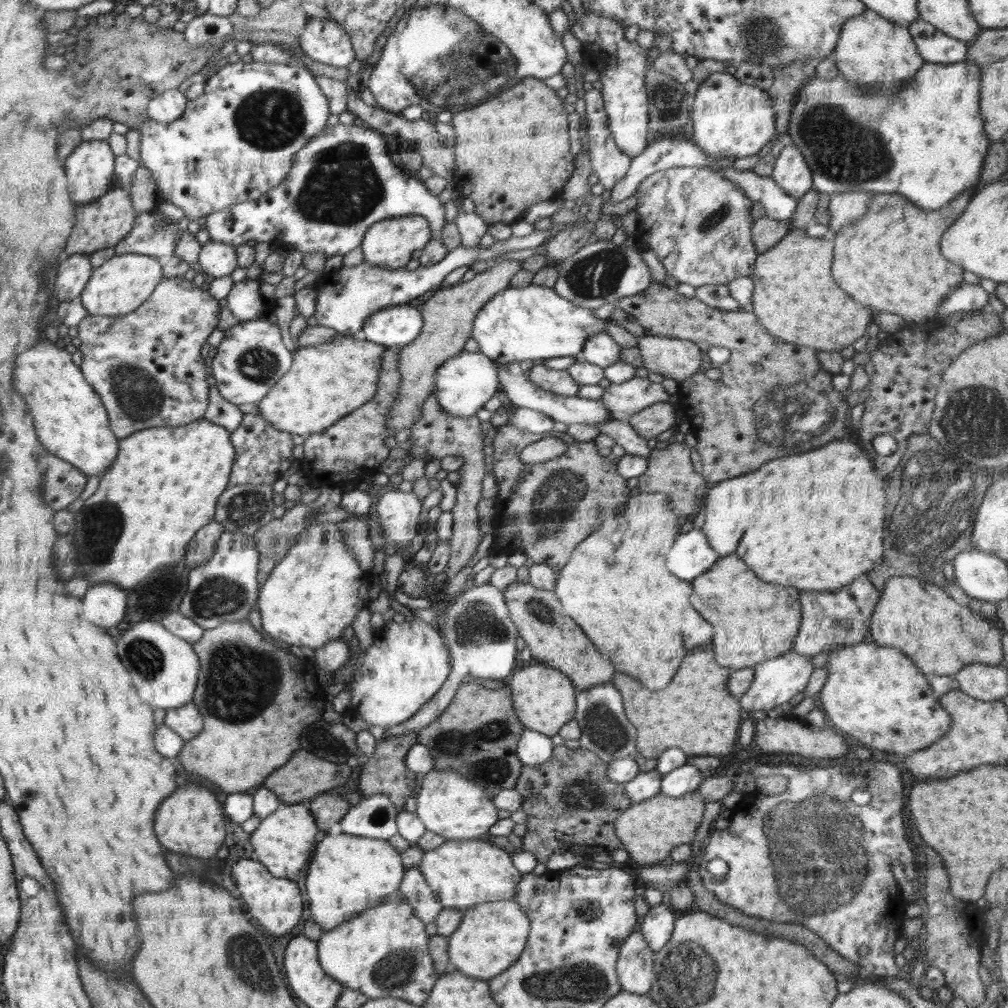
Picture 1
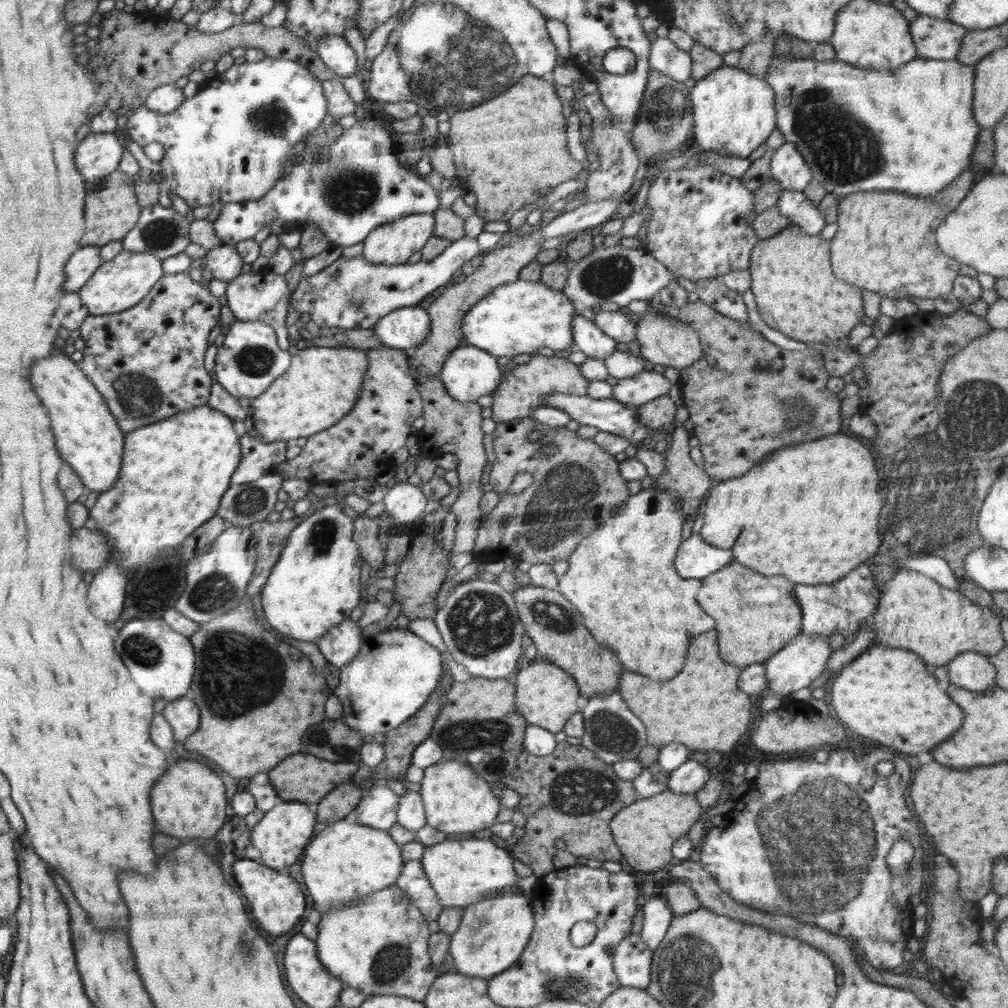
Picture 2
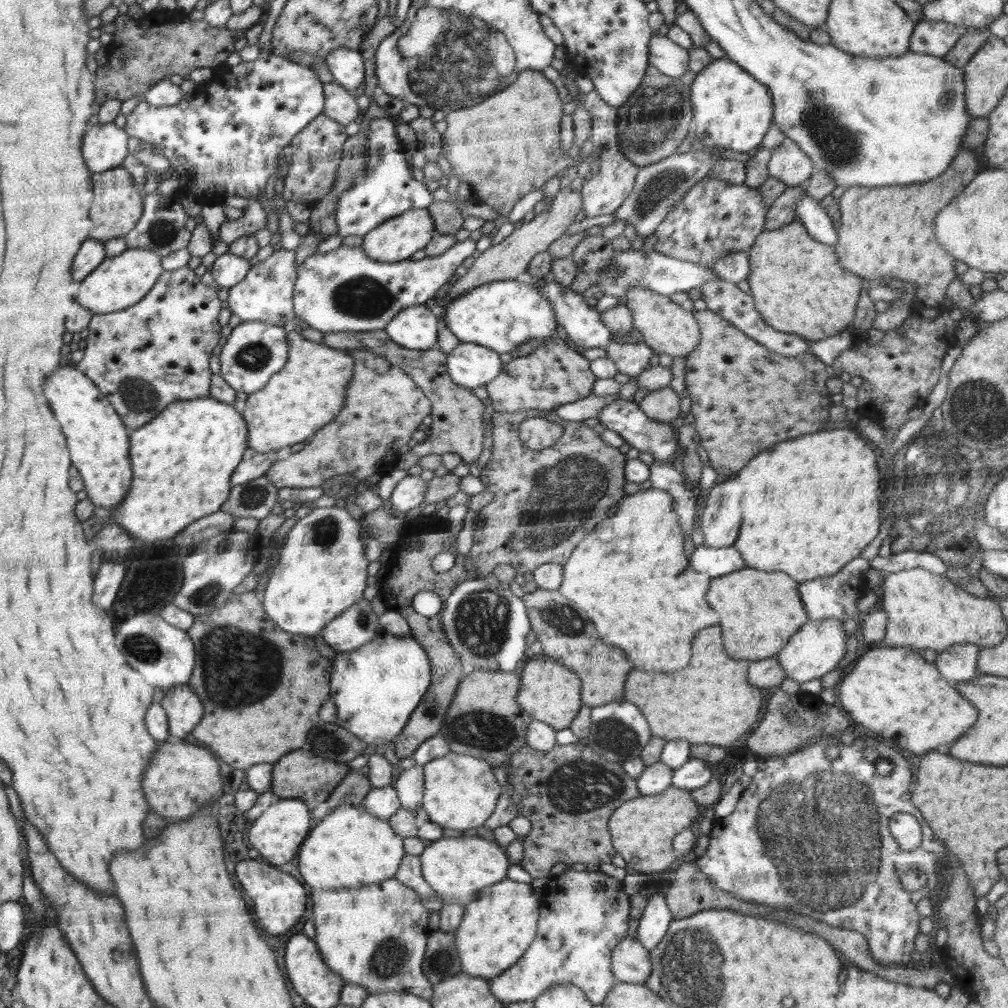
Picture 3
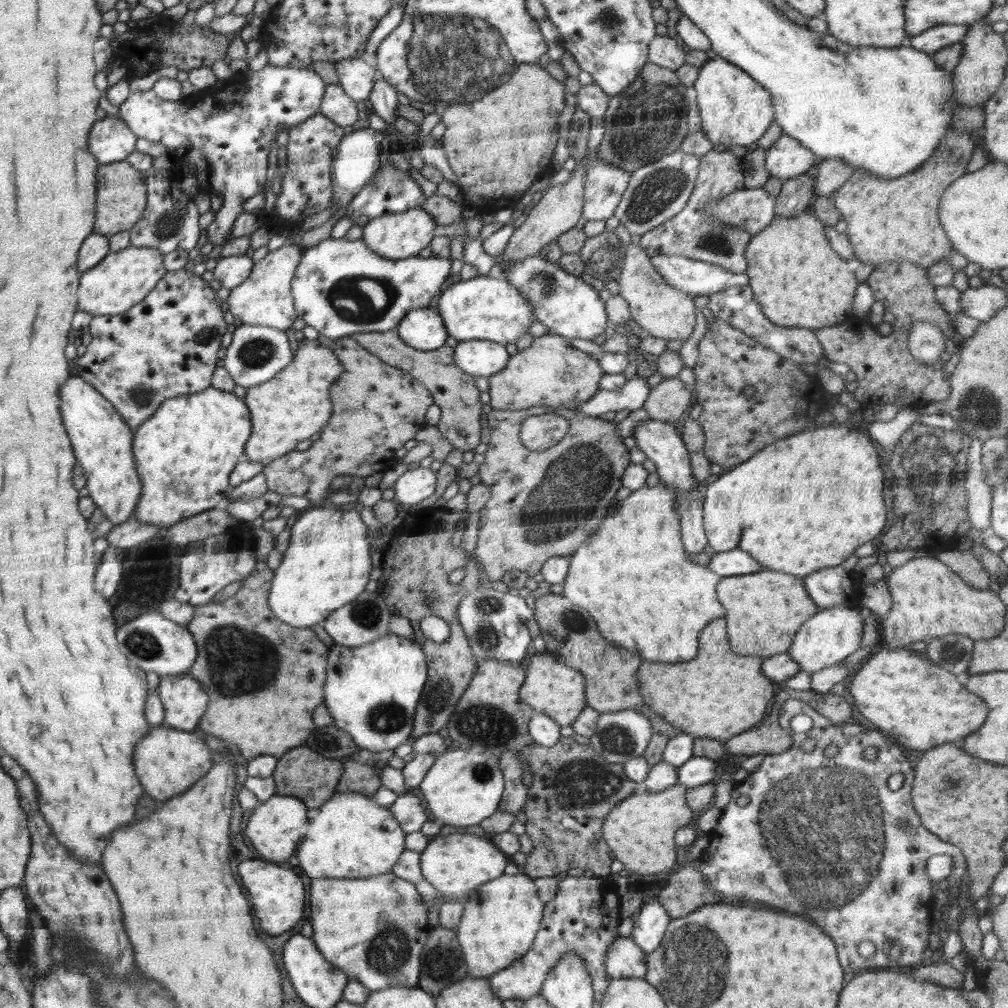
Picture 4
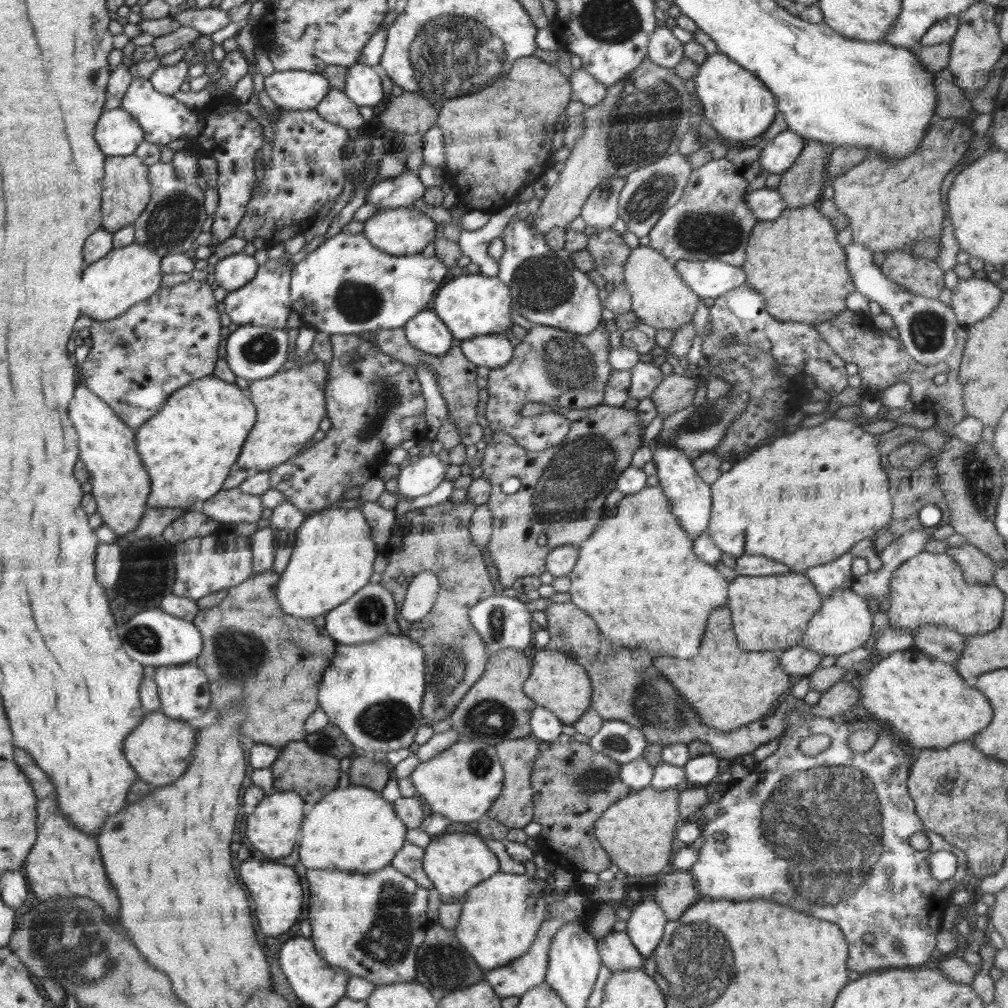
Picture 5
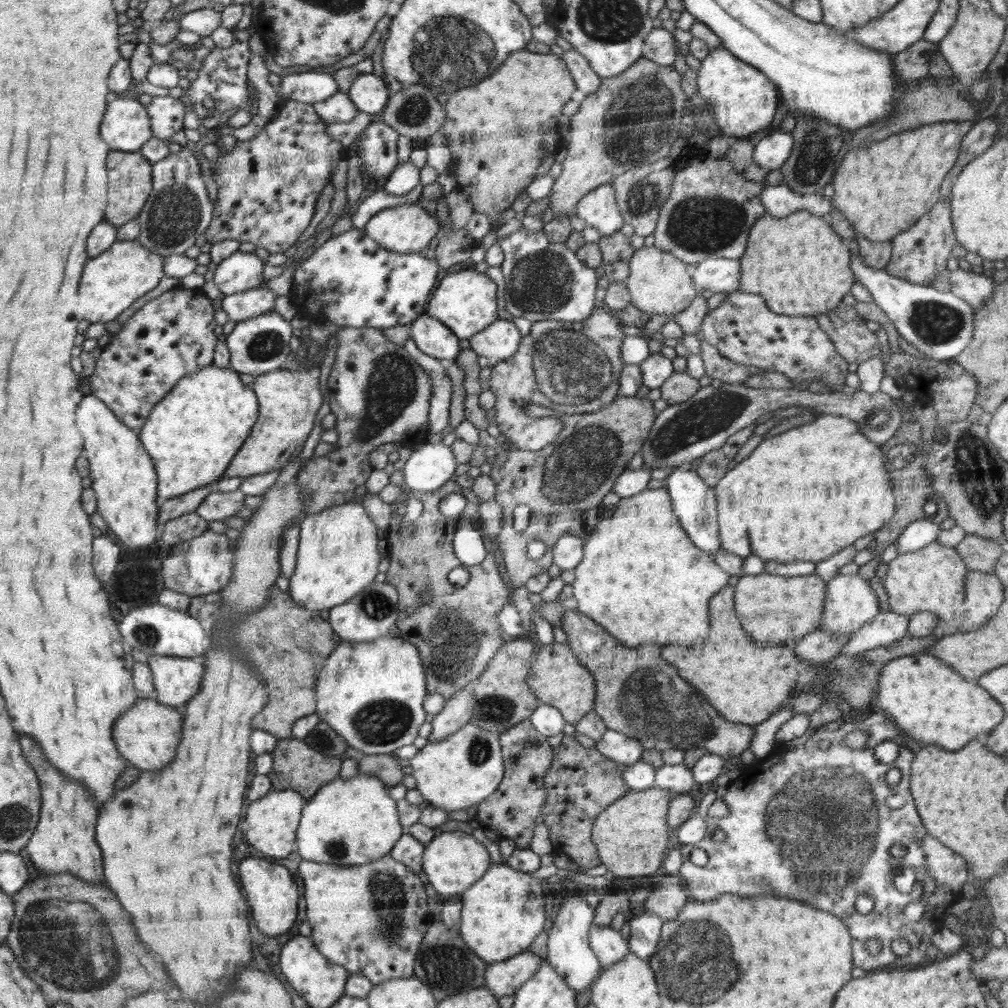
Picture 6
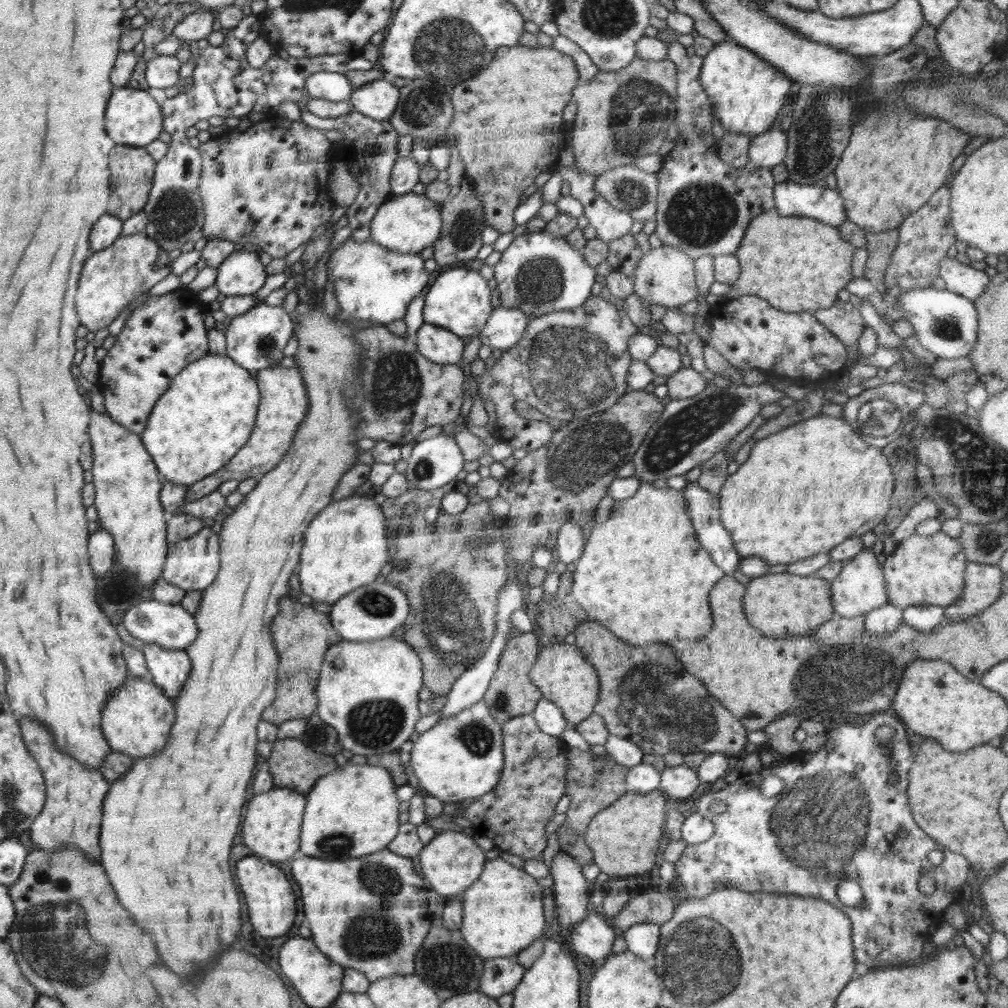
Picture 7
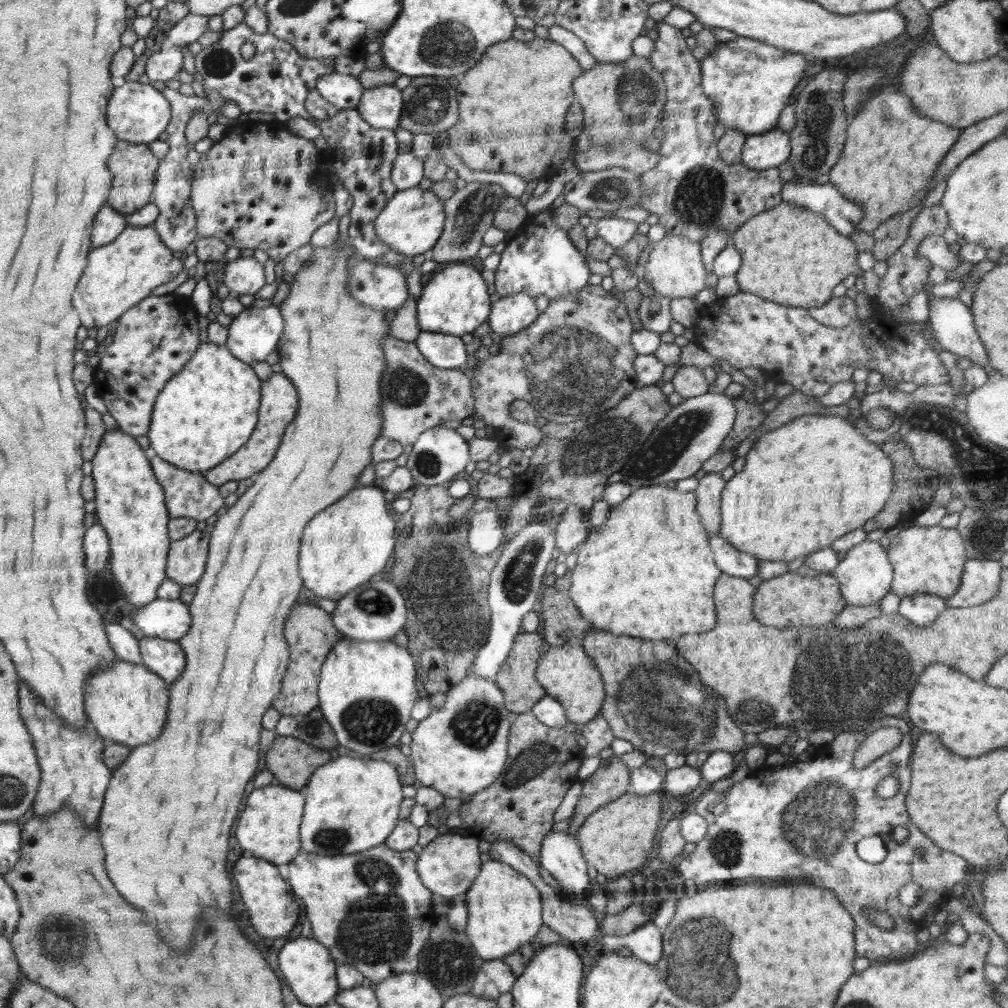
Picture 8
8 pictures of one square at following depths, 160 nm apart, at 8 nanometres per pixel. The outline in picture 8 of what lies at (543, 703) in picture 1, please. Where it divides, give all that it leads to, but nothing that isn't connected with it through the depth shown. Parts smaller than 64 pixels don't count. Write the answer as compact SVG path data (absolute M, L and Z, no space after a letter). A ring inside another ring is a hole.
M569 642L559 647L547 647L547 652L538 661L535 677L546 694L564 707L569 722L581 726L598 716L605 697L603 679L582 644Z

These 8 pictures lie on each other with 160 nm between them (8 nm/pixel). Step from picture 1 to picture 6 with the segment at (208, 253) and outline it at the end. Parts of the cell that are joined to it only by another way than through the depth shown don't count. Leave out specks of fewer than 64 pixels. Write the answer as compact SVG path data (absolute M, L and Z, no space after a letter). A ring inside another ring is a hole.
M238 250L217 264L212 282L225 296L241 294L263 284L262 266L264 262L255 252Z

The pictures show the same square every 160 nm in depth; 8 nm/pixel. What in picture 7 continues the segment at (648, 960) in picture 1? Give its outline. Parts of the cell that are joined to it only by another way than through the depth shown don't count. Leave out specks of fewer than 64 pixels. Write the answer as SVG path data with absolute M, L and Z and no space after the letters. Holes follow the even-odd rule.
M592 909L567 936L571 950L589 962L601 963L613 955L612 946L618 932L608 923L609 919Z

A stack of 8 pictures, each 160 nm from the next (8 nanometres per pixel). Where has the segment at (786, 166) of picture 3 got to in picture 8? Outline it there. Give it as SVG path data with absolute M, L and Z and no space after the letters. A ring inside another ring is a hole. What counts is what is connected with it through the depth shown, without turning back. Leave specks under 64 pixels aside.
M775 128L768 133L747 136L741 163L751 169L766 170L786 162L790 153L789 134Z

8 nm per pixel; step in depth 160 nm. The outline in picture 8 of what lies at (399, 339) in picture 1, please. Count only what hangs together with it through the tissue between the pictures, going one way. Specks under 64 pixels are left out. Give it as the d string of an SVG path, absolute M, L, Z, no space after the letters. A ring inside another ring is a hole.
M420 332L415 340L424 359L437 369L460 369L467 362L466 338L452 334Z

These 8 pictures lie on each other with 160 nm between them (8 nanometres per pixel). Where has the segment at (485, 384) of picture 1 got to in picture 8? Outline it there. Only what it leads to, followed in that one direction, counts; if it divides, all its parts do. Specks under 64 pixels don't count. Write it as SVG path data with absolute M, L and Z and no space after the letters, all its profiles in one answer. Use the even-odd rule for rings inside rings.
M525 292L501 297L491 305L487 321L492 333L501 337L516 335L529 327L540 314L535 299Z

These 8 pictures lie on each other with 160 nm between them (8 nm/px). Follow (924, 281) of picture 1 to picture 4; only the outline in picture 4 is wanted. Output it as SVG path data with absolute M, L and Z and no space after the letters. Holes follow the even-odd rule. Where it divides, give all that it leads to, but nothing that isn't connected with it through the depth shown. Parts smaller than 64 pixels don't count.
M948 130L934 154L918 170L898 178L880 178L856 169L836 190L834 199L834 206L847 222L845 235L855 258L875 267L907 260L924 268L949 258L953 248L939 221L938 209L944 191L967 173L974 148L970 134Z

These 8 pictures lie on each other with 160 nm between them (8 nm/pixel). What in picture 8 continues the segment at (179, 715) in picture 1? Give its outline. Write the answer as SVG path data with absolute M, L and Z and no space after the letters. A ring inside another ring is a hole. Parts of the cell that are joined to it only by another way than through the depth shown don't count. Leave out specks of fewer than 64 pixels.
M158 637L139 640L141 662L148 670L155 671L170 686L186 668L186 652L178 641Z

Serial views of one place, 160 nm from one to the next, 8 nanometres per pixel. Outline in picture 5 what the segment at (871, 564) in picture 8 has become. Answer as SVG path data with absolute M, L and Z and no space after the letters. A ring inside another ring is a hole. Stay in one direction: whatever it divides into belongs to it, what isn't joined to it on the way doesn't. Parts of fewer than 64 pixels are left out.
M837 588L830 596L823 597L822 607L806 625L800 644L808 650L823 654L824 657L839 657L862 647L871 638L872 619L866 599L856 594L852 588Z

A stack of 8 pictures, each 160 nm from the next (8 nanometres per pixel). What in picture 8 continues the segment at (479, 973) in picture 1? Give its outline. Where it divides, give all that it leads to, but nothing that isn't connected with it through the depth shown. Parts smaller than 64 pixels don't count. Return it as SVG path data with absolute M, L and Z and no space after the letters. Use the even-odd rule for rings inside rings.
M490 859L466 891L468 909L464 930L482 960L502 959L520 946L532 942L542 928L541 896L532 882L505 862Z

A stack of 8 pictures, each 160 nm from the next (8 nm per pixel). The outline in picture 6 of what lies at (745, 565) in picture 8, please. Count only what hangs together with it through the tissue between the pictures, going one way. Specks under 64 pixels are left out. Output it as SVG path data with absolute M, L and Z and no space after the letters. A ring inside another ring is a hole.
M689 467L674 468L669 471L669 476L664 480L664 486L669 492L671 503L673 504L673 513L678 517L679 523L686 531L688 538L702 550L705 550L710 556L714 556L721 548L719 539L719 524L717 523L717 504L715 499L715 490L708 486L696 472Z

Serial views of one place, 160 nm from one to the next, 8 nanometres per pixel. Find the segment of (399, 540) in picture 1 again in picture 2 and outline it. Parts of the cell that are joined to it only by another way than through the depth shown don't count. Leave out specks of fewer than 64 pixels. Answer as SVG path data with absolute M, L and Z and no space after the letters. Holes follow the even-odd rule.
M408 482L395 484L382 499L385 511L392 516L399 530L410 529L424 515L427 501L420 485L415 486Z

